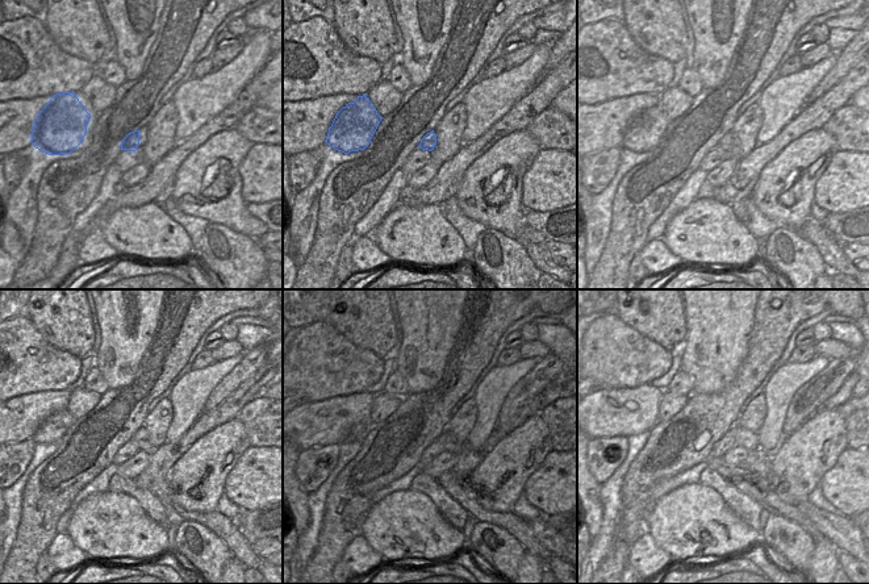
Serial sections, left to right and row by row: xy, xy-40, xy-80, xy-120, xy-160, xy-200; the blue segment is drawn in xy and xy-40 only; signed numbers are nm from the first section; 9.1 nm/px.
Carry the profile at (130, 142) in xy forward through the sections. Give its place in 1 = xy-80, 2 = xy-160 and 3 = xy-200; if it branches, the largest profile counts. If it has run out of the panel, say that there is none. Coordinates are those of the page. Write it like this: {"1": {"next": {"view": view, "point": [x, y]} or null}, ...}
{"1": {"next": {"view": "xy-80", "point": [727, 142]}}, "2": {"next": {"view": "xy-160", "point": [446, 441]}}, "3": {"next": {"view": "xy-200", "point": [747, 439]}}}

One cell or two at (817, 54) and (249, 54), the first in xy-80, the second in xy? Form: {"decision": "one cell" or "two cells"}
{"decision": "two cells"}

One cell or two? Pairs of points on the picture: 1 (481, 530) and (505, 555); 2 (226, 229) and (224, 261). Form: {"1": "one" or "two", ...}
{"1": "one", "2": "two"}

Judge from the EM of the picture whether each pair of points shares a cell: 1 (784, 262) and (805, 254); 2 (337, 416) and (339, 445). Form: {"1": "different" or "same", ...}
{"1": "same", "2": "different"}

